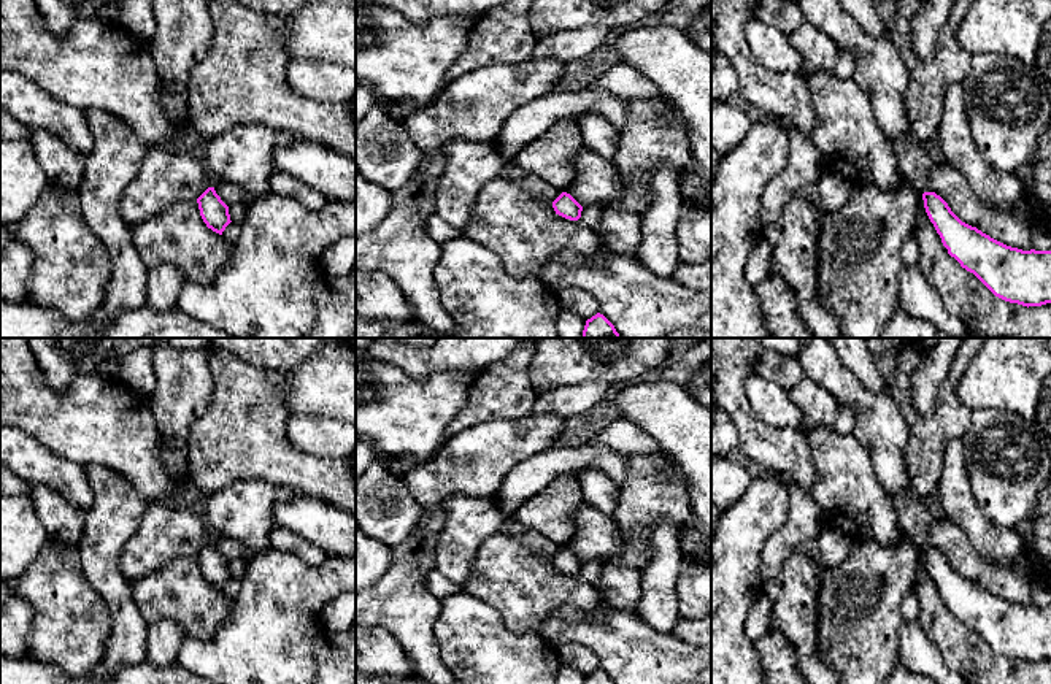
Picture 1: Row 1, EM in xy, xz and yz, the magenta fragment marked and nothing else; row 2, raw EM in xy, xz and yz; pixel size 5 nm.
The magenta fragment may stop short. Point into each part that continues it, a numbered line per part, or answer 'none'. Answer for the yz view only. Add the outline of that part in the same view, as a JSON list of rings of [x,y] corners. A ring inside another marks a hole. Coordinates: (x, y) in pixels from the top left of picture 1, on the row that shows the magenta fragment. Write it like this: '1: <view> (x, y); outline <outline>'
none

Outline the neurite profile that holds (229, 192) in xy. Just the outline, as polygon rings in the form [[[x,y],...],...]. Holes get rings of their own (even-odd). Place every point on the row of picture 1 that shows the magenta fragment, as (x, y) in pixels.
[[[221,181],[214,187],[214,190],[227,206],[230,206],[233,203],[249,205],[251,202],[257,200],[256,195],[249,195],[244,189],[241,189],[232,183],[222,183]]]

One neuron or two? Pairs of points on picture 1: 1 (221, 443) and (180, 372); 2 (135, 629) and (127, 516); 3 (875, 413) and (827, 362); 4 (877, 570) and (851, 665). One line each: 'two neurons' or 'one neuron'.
1: two neurons
2: one neuron
3: one neuron
4: one neuron

